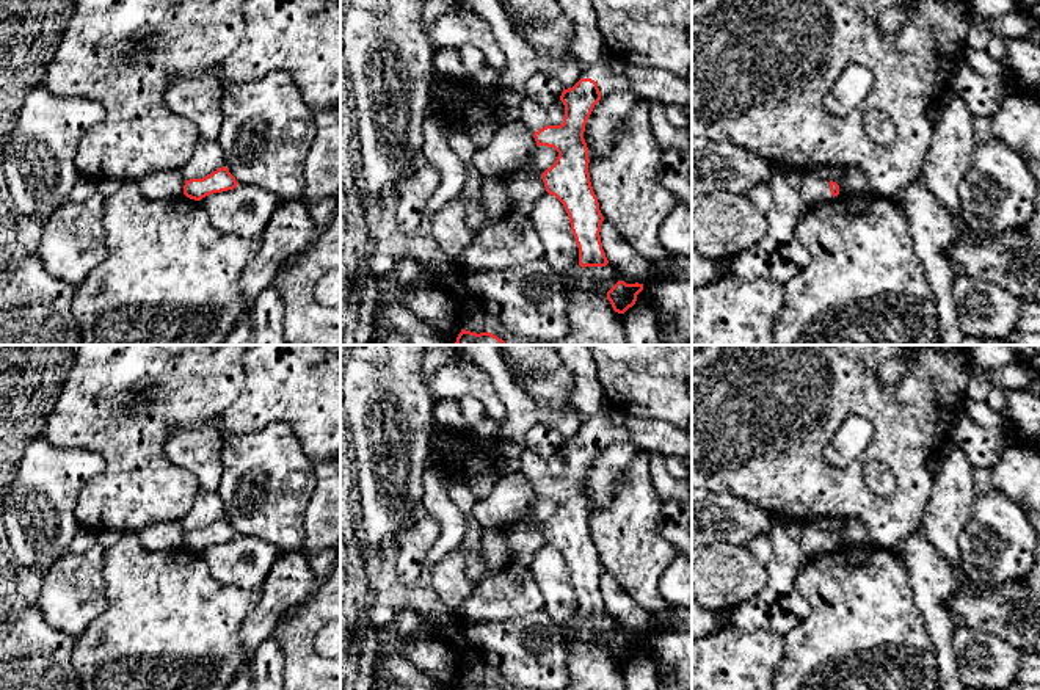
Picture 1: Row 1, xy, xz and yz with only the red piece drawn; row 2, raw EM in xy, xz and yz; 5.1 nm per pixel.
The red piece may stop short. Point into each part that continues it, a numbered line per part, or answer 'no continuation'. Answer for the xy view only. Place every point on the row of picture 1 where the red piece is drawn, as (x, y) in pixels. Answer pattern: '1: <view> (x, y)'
no continuation

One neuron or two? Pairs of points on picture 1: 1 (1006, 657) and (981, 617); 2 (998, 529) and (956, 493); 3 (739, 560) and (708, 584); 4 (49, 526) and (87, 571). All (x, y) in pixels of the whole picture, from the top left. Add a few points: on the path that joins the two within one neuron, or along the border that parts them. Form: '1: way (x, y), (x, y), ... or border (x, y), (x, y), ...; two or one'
1: border (957, 621), (973, 629), (990, 632), (1018, 651); two
2: border (979, 494), (960, 543); two
3: way (731, 568), (723, 576), (716, 577); one
4: border (68, 551), (46, 570); two

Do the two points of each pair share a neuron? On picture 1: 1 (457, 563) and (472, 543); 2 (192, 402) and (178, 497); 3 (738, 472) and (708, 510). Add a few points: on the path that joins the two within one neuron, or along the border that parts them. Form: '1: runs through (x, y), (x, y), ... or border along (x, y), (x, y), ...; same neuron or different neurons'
1: border along (460, 546), (466, 555), (466, 576), (476, 584); different neurons
2: runs through (165, 416), (154, 427), (154, 471); same neuron
3: border along (708, 490), (731, 493), (756, 505); different neurons

